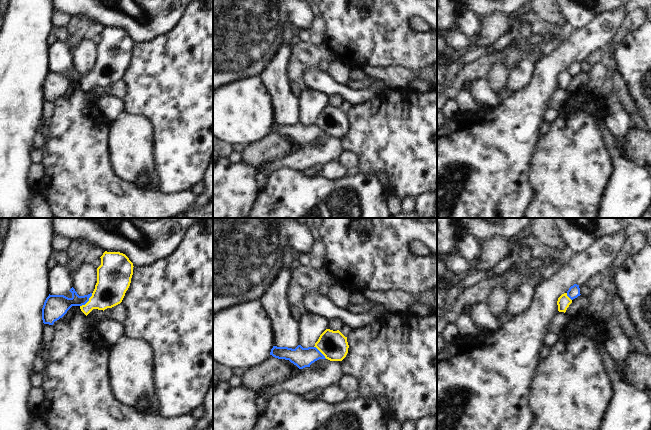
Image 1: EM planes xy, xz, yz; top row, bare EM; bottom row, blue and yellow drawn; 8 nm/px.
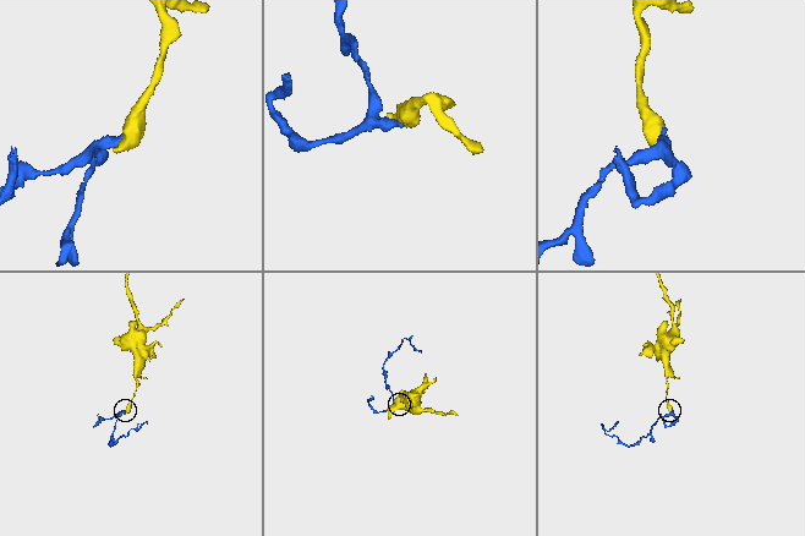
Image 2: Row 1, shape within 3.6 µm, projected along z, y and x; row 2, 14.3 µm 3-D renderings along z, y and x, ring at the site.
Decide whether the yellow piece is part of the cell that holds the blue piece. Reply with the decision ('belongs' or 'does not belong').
does not belong

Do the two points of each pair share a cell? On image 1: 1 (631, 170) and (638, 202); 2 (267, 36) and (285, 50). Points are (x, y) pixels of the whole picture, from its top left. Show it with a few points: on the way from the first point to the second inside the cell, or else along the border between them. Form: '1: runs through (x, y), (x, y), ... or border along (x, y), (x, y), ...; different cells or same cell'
1: runs through (631, 178), (631, 194); same cell
2: border along (282, 40), (266, 65); different cells

